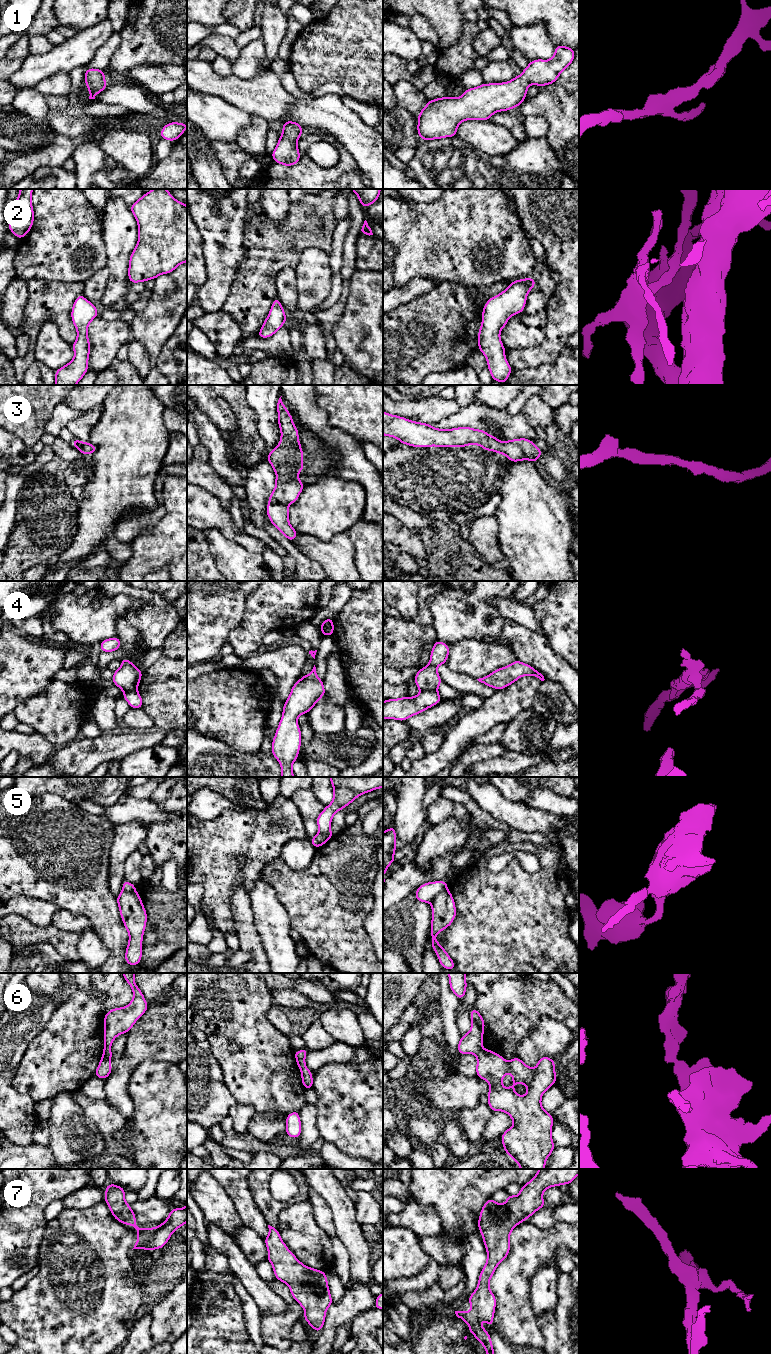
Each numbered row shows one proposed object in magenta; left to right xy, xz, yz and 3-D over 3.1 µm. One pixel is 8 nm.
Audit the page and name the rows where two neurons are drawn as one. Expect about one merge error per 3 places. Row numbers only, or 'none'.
4, 5

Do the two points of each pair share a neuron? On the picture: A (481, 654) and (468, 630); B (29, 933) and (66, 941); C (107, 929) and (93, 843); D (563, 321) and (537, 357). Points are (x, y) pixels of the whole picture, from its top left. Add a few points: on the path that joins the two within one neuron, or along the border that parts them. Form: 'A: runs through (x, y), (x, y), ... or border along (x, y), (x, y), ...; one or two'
A: border along (481, 638), (462, 638), (450, 644); two
B: runs through (38, 935), (53, 935), (57, 937); one
C: runs through (101, 908), (93, 899), (93, 864); one
D: runs through (558, 330), (555, 339), (546, 348); one

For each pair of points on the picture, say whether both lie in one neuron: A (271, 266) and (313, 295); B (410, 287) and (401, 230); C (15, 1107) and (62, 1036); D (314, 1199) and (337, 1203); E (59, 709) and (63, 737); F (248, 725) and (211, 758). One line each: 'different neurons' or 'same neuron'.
A: different neurons
B: different neurons
C: different neurons
D: different neurons
E: same neuron
F: different neurons

